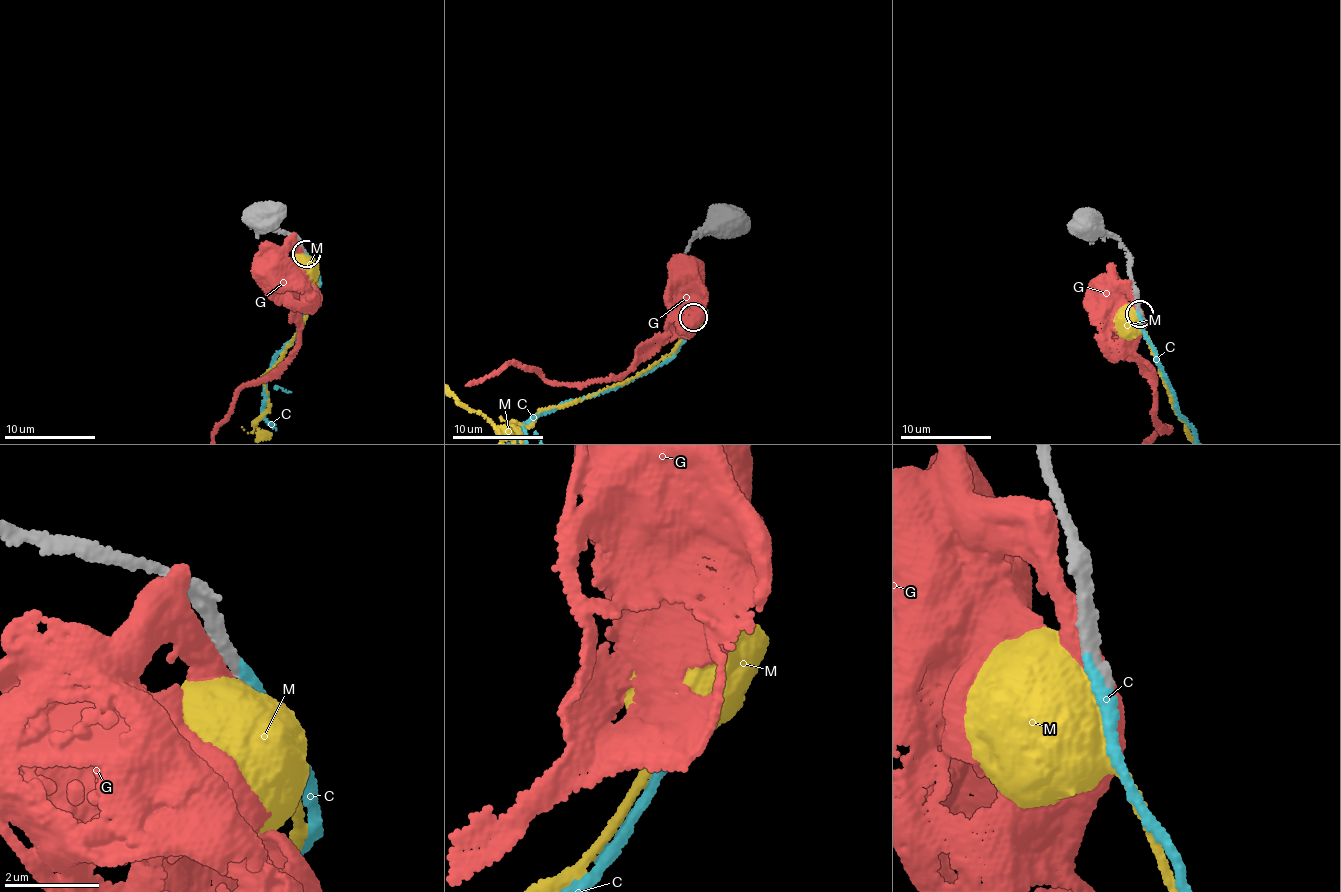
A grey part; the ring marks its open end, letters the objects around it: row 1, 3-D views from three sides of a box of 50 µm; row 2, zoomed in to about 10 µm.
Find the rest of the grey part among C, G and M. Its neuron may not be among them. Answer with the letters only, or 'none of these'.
C

